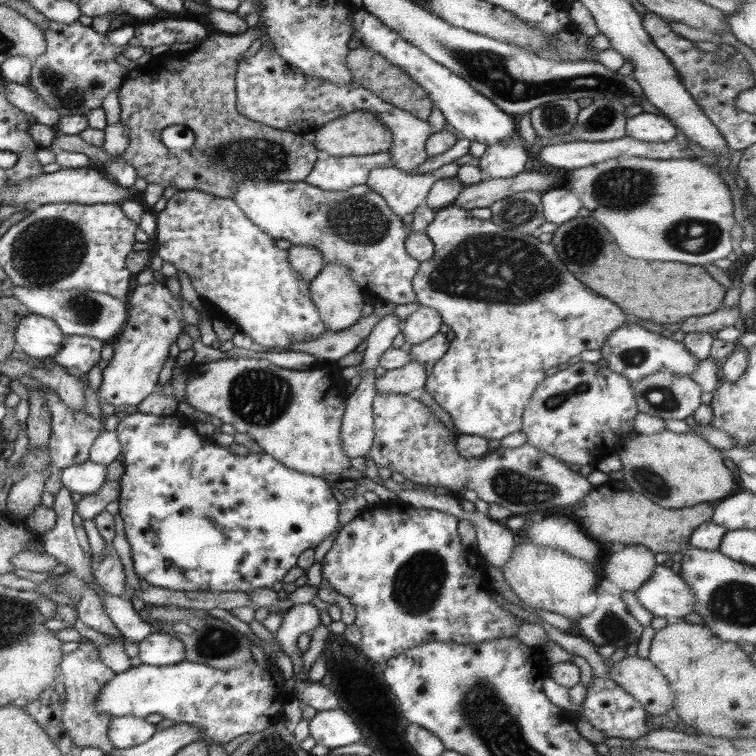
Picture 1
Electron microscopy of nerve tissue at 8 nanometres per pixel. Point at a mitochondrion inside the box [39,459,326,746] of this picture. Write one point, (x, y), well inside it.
(209, 640)

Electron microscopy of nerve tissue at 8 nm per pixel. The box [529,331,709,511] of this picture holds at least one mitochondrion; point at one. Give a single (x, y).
(643, 476)

